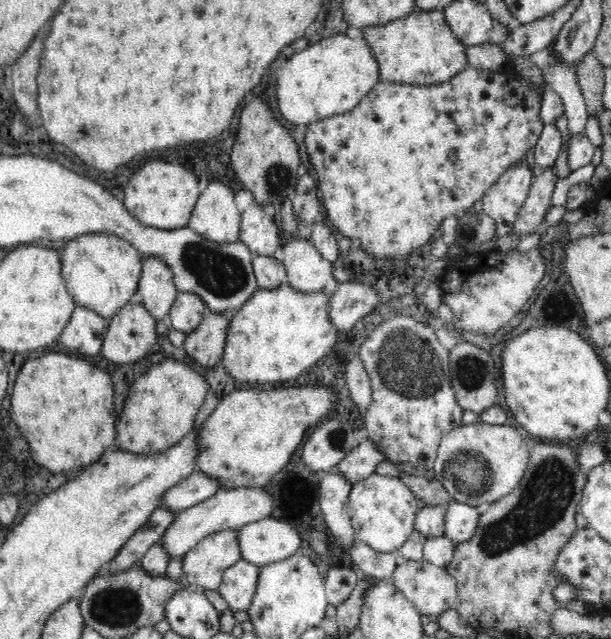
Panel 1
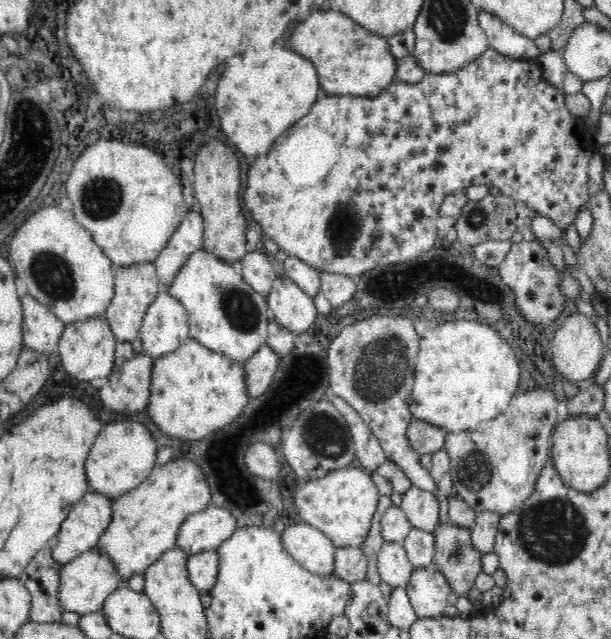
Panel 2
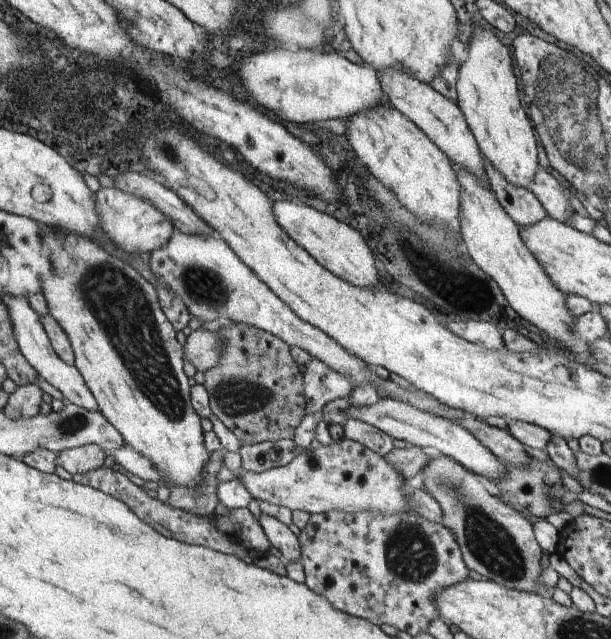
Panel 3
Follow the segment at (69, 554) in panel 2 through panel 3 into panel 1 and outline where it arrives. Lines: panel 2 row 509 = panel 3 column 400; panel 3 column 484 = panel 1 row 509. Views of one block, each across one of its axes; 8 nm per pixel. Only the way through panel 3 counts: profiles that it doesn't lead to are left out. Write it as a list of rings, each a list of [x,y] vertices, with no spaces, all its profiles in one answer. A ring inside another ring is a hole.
[[[195,470],[184,480],[180,480],[174,488],[166,490],[162,494],[162,500],[158,507],[170,509],[172,512],[186,510],[196,503],[212,498],[221,489],[220,481],[212,480],[212,477],[208,477],[206,473]]]

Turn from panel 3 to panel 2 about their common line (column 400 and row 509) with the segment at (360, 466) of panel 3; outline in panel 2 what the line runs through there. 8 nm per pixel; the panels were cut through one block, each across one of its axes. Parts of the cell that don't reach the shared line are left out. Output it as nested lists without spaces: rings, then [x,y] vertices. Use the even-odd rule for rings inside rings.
[[[534,387],[524,394],[514,394],[508,402],[504,414],[490,418],[484,425],[474,429],[447,433],[444,452],[450,460],[453,488],[455,494],[464,499],[477,513],[492,511],[504,516],[511,513],[535,489],[544,464],[550,459],[552,428],[561,418],[562,404],[556,400],[552,391]]]

